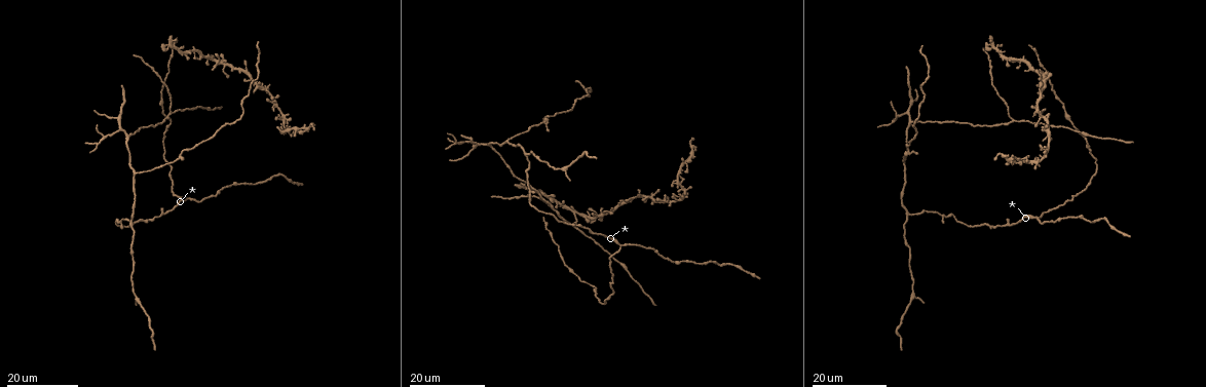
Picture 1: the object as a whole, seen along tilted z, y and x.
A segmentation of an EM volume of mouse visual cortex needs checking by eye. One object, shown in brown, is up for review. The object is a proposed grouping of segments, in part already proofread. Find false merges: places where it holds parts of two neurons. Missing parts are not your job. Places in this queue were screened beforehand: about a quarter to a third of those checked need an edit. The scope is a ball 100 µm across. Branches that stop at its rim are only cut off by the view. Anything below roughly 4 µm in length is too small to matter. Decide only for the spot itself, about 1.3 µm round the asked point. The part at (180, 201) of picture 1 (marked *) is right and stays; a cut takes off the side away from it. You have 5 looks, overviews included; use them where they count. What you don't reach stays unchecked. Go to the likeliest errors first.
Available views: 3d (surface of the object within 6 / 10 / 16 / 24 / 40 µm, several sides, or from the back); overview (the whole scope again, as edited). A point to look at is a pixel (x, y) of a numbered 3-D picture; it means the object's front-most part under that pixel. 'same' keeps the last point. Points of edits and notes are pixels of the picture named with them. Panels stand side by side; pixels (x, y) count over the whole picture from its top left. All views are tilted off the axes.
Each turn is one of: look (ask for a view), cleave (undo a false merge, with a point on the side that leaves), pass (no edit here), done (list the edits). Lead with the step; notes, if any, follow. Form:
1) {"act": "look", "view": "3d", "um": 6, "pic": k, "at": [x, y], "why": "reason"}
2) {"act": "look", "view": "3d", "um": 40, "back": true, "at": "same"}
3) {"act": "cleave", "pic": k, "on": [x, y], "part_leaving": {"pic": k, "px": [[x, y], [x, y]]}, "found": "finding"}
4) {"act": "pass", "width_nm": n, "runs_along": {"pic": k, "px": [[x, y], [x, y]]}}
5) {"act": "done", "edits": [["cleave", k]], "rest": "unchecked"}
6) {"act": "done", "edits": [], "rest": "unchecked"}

{"act": "look", "view": "3d", "um": 24, "pic": 1, "at": [129, 137]}

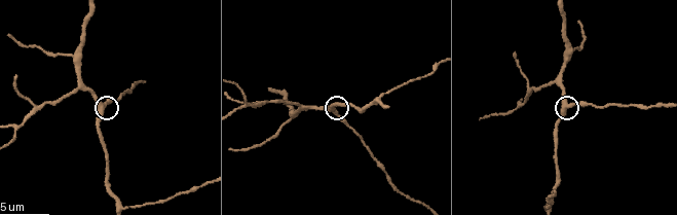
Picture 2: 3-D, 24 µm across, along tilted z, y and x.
{"act": "look", "view": "3d", "um": 6, "pic": 2, "at": [102, 105]}

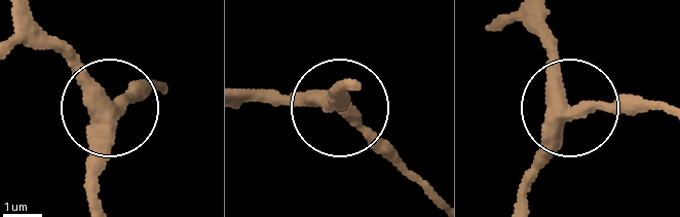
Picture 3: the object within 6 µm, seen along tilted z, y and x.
{"act": "pass", "width_nm": 350, "found": "one neuron here"}

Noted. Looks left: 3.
{"act": "look", "view": "3d", "um": 16, "pic": 1, "at": [559, 217], "why": "three-way junction"}

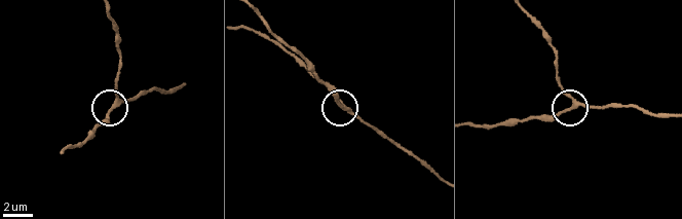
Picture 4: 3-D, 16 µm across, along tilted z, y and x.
{"act": "look", "view": "3d", "um": 10, "pic": 4, "at": [118, 100]}

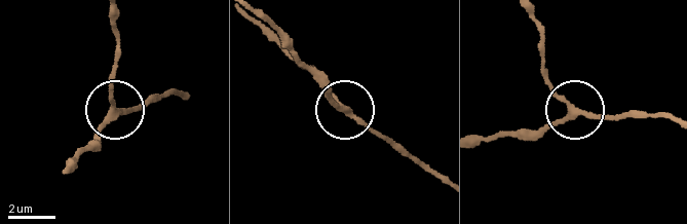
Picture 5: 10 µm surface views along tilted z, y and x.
{"act": "pass", "runs_along": {"pic": 5, "px": [[68, 174], [112, 115], [111, 75]]}, "found": "one neuron here"}

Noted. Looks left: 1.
{"act": "done", "edits": [], "rest": "unchecked"}

